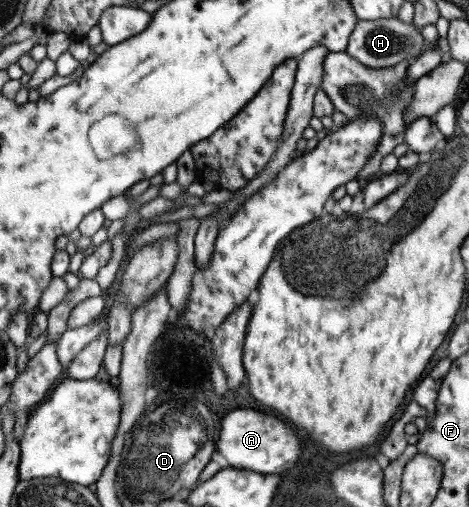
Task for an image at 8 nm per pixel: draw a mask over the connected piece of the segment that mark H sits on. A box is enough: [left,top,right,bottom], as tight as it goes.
[345,18,438,68]

